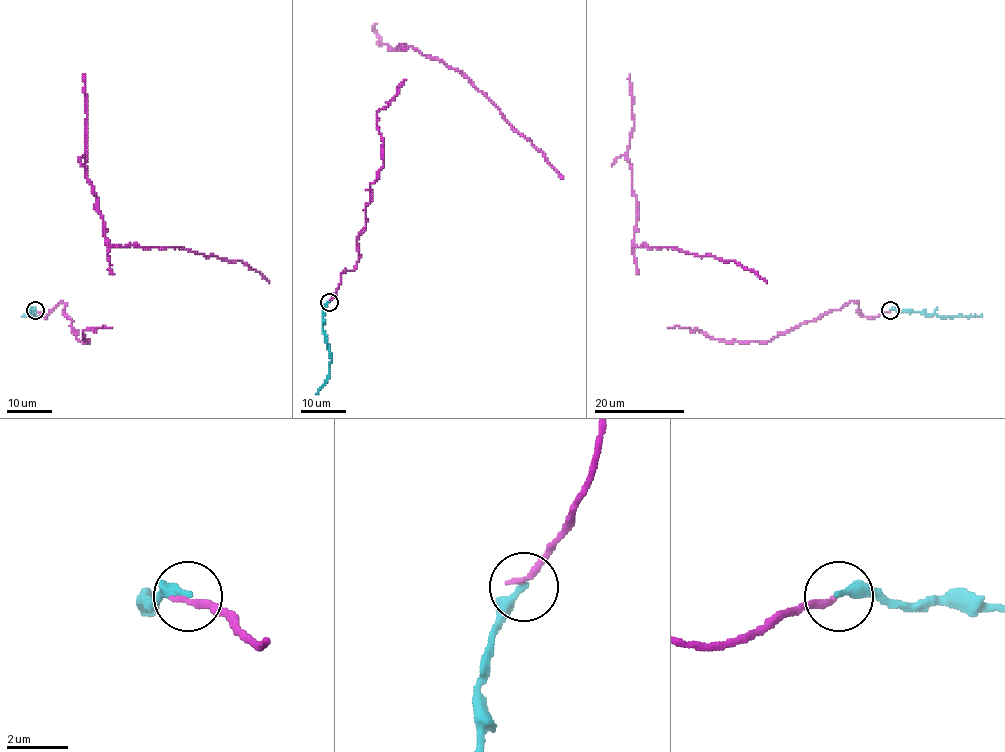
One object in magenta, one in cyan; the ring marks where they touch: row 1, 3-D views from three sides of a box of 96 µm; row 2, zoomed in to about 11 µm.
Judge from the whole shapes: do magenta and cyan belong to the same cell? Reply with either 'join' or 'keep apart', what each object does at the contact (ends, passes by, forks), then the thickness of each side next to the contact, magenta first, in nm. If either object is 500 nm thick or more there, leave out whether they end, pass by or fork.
join; magenta ends there; cyan ends there; 220 nm thick on the magenta side, 300 nm on the other

